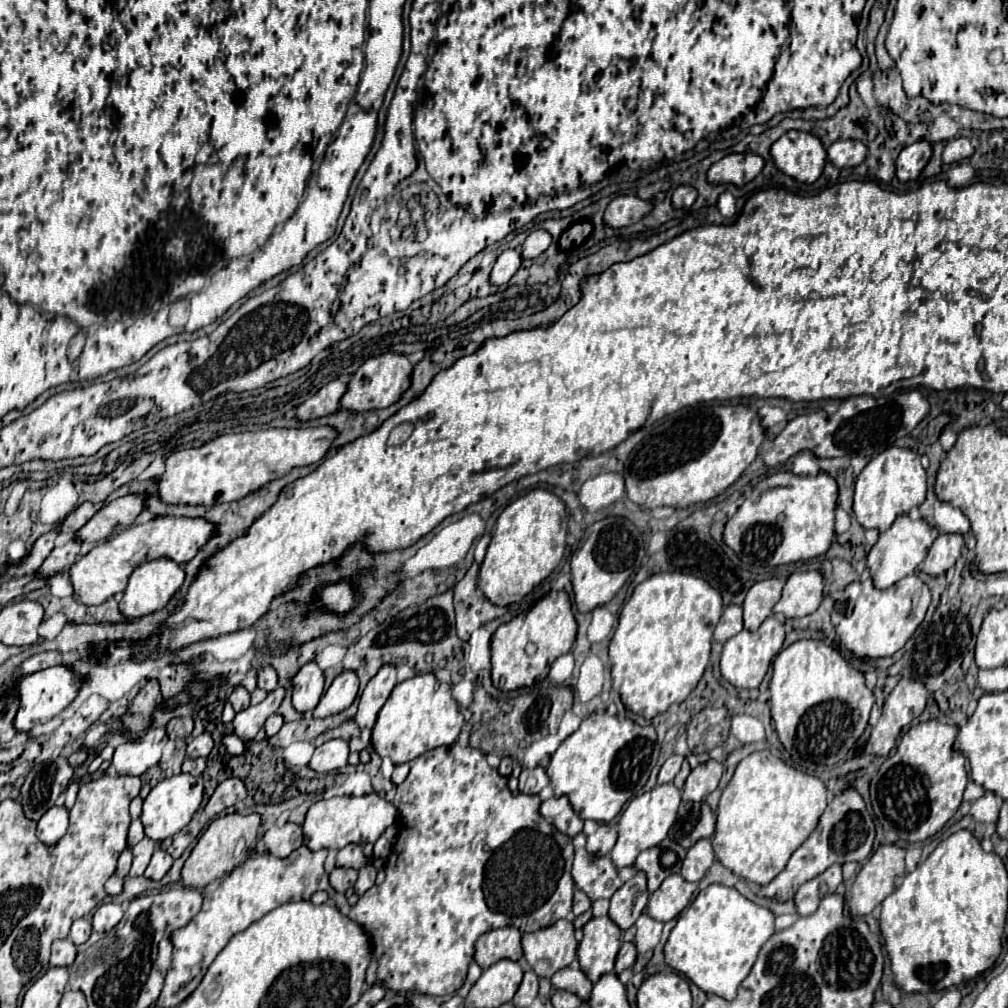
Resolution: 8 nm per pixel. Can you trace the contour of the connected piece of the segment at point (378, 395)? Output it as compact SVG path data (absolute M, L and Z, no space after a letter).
M385 353L379 357L371 357L365 361L359 371L353 375L349 381L347 393L341 399L341 407L349 411L373 411L373 409L385 409L401 399L401 395L409 389L411 385L411 373L413 373L413 363L401 355L401 353Z

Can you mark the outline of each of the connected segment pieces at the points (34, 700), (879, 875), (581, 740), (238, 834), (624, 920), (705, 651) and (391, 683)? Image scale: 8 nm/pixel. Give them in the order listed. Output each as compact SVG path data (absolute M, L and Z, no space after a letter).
M49 667L49 669L37 671L33 675L25 675L15 685L15 689L21 697L21 707L19 707L19 713L17 713L17 719L15 719L15 729L21 731L21 733L27 733L27 731L33 729L33 721L47 723L55 715L59 715L65 707L69 707L69 703L79 695L81 681L79 681L77 673L67 669L67 667Z
M881 845L859 871L849 899L853 917L869 915L885 897L889 897L899 879L905 877L905 849L897 845Z
M593 713L553 753L547 767L555 797L567 795L581 819L609 823L621 807L637 797L659 757L659 743L651 725L641 727L631 719L619 721L607 713Z
M225 815L225 817L217 817L209 827L207 831L201 835L201 839L197 841L195 849L191 851L189 859L185 861L183 865L183 871L181 871L181 877L183 877L183 883L185 887L195 887L195 889L203 889L207 887L209 883L213 883L215 879L221 879L225 875L229 875L229 871L233 871L233 867L237 867L237 861L233 857L233 851L235 851L235 845L241 837L245 837L247 845L253 847L255 845L255 839L257 839L257 829L259 829L259 823L261 823L261 817L259 815Z
M639 871L635 873L633 879L623 883L611 897L609 917L619 925L619 929L627 931L637 921L637 917L643 913L647 899L649 899L647 877L643 871Z
M657 573L635 587L631 599L625 603L619 615L619 625L609 643L613 689L621 695L621 701L629 711L651 721L655 715L665 713L673 703L687 699L687 695L697 687L709 663L713 629L719 623L721 611L721 595L709 587L707 581L695 575Z
M393 665L381 667L381 671L367 683L367 687L359 699L357 715L353 717L361 731L371 729L375 725L377 713L385 705L385 701L391 695L395 685L397 685L397 669Z

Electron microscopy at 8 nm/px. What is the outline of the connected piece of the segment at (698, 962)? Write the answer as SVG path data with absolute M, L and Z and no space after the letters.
M709 885L679 915L665 943L665 963L689 977L701 991L731 1001L741 981L749 975L759 949L773 933L773 911L749 901L733 887Z

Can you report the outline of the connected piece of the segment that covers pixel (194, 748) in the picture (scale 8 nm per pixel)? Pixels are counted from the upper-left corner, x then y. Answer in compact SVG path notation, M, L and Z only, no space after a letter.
M201 733L195 739L189 741L187 745L187 757L189 759L197 759L197 757L207 757L213 749L213 739L211 733Z

